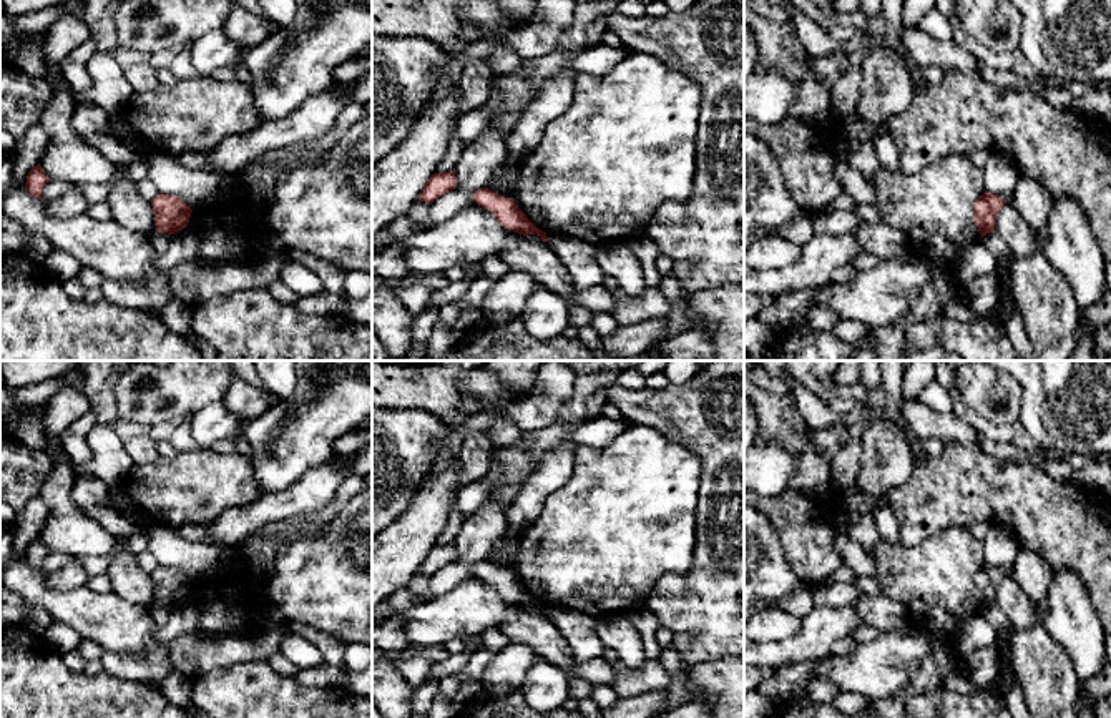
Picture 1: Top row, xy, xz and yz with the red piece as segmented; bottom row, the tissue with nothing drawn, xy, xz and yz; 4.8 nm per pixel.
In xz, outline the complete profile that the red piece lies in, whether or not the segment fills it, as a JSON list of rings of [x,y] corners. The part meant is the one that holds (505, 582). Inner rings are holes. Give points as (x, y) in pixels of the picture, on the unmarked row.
[[[482,560],[473,565],[473,572],[478,578],[490,583],[507,602],[523,608],[536,607],[543,615],[546,615],[546,605],[538,602],[526,590],[526,587],[516,578],[513,570],[500,568],[488,560]]]

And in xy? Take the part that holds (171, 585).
[[[159,565],[151,573],[156,605],[174,607],[188,598],[193,582],[178,568]]]

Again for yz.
[[[983,565],[973,577],[973,590],[975,597],[983,608],[995,605],[995,595],[998,583],[1005,578],[1006,575],[1001,572],[1000,567],[993,565]]]

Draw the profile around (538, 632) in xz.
[[[518,607],[513,617],[498,625],[498,630],[511,643],[528,645],[540,660],[566,670],[570,678],[581,678],[593,686],[613,686],[614,683],[613,665],[604,661],[603,657],[576,661],[568,642],[546,615],[535,615]]]

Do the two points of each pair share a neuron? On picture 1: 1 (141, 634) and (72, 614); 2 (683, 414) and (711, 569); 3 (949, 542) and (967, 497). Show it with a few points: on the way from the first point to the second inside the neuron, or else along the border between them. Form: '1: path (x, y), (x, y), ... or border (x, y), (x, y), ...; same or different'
1: path (125, 627), (88, 614); same
2: path (718, 452), (718, 531); same
3: border (967, 527), (940, 527), (920, 542); different

